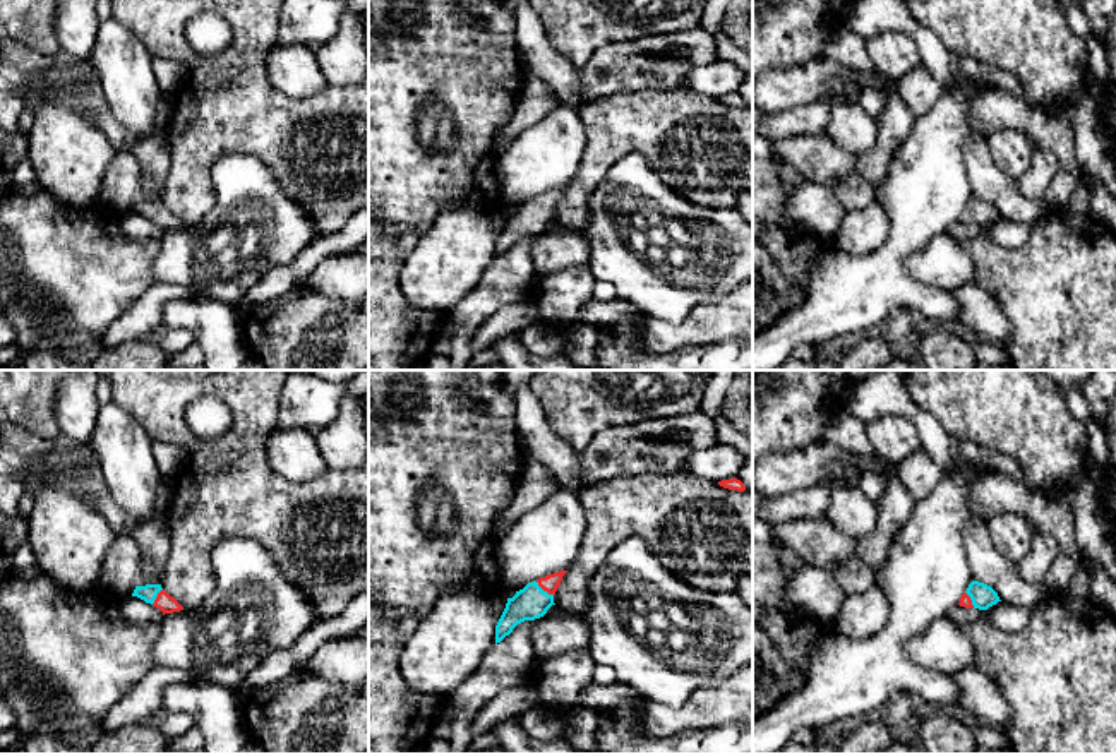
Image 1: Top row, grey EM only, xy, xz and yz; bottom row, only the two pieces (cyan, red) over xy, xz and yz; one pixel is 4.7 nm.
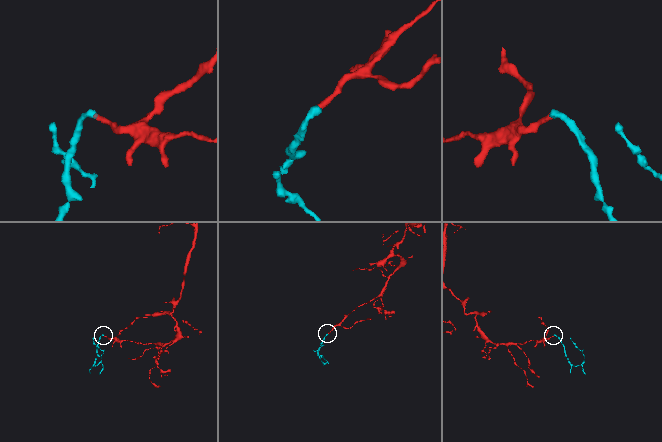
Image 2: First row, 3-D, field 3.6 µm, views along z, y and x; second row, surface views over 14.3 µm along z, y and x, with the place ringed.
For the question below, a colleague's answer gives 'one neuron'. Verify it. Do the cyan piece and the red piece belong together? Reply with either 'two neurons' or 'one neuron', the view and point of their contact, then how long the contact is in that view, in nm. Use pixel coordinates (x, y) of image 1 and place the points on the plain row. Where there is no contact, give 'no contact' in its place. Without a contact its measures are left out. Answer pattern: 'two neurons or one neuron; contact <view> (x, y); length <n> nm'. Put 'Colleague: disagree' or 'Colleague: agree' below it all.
one neuron; contact xz (542, 206); length 110 nm
Colleague: agree

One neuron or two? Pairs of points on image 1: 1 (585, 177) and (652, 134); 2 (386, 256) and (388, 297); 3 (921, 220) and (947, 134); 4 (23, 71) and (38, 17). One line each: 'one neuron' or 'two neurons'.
1: one neuron
2: one neuron
3: one neuron
4: two neurons

